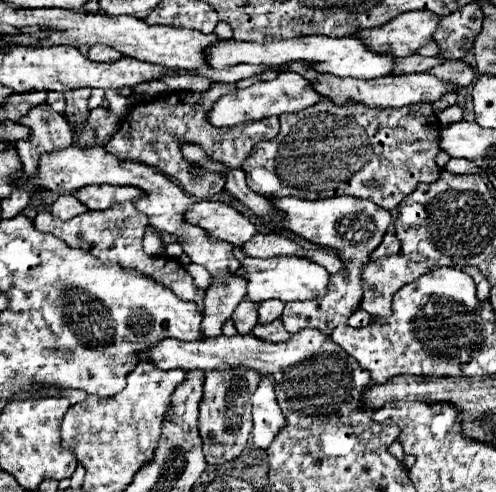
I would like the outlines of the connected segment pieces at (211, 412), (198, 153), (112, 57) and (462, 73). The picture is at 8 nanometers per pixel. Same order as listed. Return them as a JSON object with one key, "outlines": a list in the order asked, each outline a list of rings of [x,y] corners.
{"outlines":[[[[228,368],[206,372],[198,426],[204,442],[204,458],[208,464],[224,464],[228,460],[234,460],[244,450],[252,430],[250,396],[254,394],[258,380],[260,374],[252,368]]],[[[188,142],[182,144],[182,154],[184,154],[184,158],[190,160],[190,162],[204,162],[204,152],[202,152],[200,148],[194,148],[194,146],[188,144]]],[[[96,44],[88,50],[88,58],[94,60],[94,62],[116,62],[122,58],[122,54],[110,46],[104,46],[104,44]]],[[[448,60],[448,62],[432,68],[432,74],[440,76],[440,80],[452,80],[454,84],[460,84],[464,88],[476,80],[474,68],[464,60]]]]}

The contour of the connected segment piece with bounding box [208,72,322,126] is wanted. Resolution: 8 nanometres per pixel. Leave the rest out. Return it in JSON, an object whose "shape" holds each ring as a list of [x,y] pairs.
{"shape":[[[280,72],[270,82],[260,80],[248,88],[242,88],[242,90],[236,90],[232,94],[222,96],[212,106],[212,112],[208,112],[208,122],[212,122],[212,126],[236,126],[236,124],[246,122],[246,120],[262,120],[268,116],[280,116],[282,112],[300,112],[300,110],[316,104],[318,100],[322,100],[322,96],[300,74]]]}

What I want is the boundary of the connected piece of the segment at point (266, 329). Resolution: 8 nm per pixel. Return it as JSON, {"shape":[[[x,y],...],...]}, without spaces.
{"shape":[[[280,318],[274,322],[268,322],[268,324],[256,324],[252,334],[258,338],[264,338],[264,340],[270,340],[270,342],[282,342],[282,340],[290,338],[290,332],[284,328]]]}

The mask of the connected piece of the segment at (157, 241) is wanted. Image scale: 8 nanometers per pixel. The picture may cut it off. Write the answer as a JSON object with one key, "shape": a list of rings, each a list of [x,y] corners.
{"shape":[[[146,226],[146,232],[144,232],[144,252],[150,256],[154,256],[154,254],[158,254],[158,250],[162,248],[164,244],[162,244],[162,236],[158,234],[158,230],[154,228],[154,226]]]}

